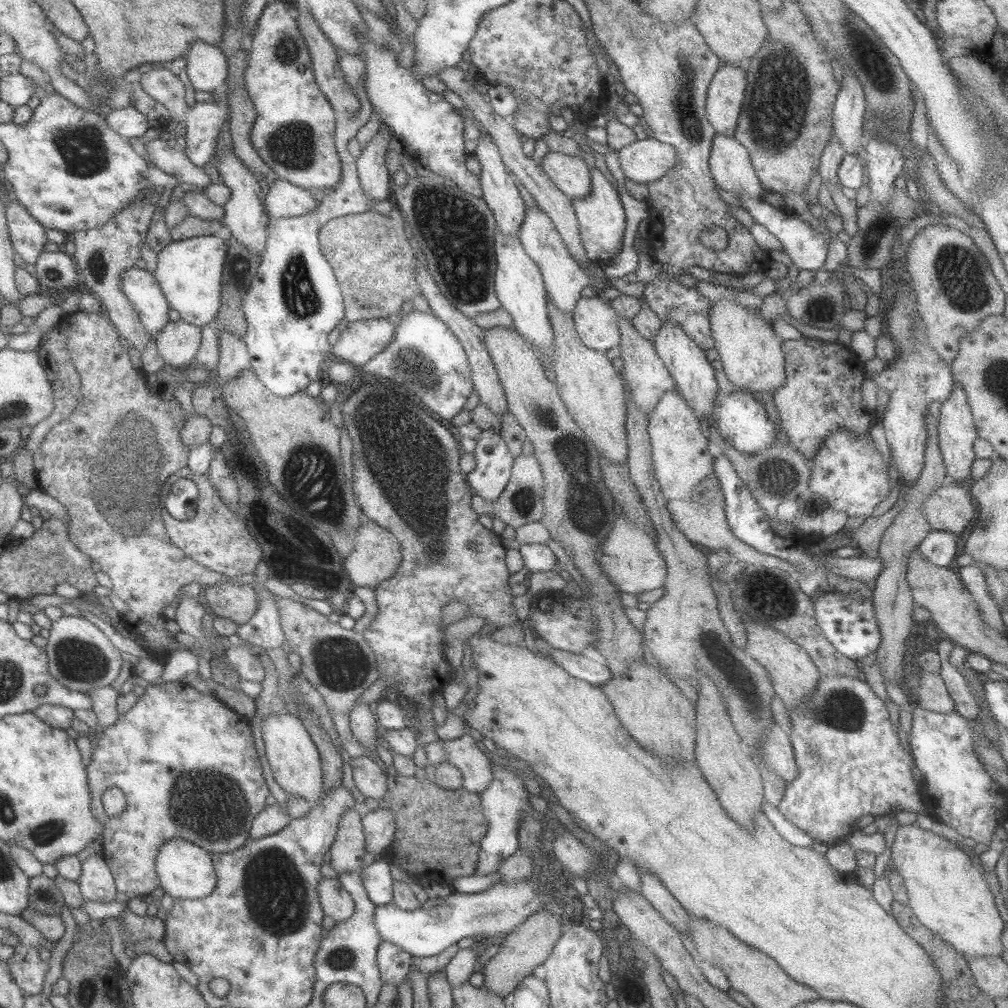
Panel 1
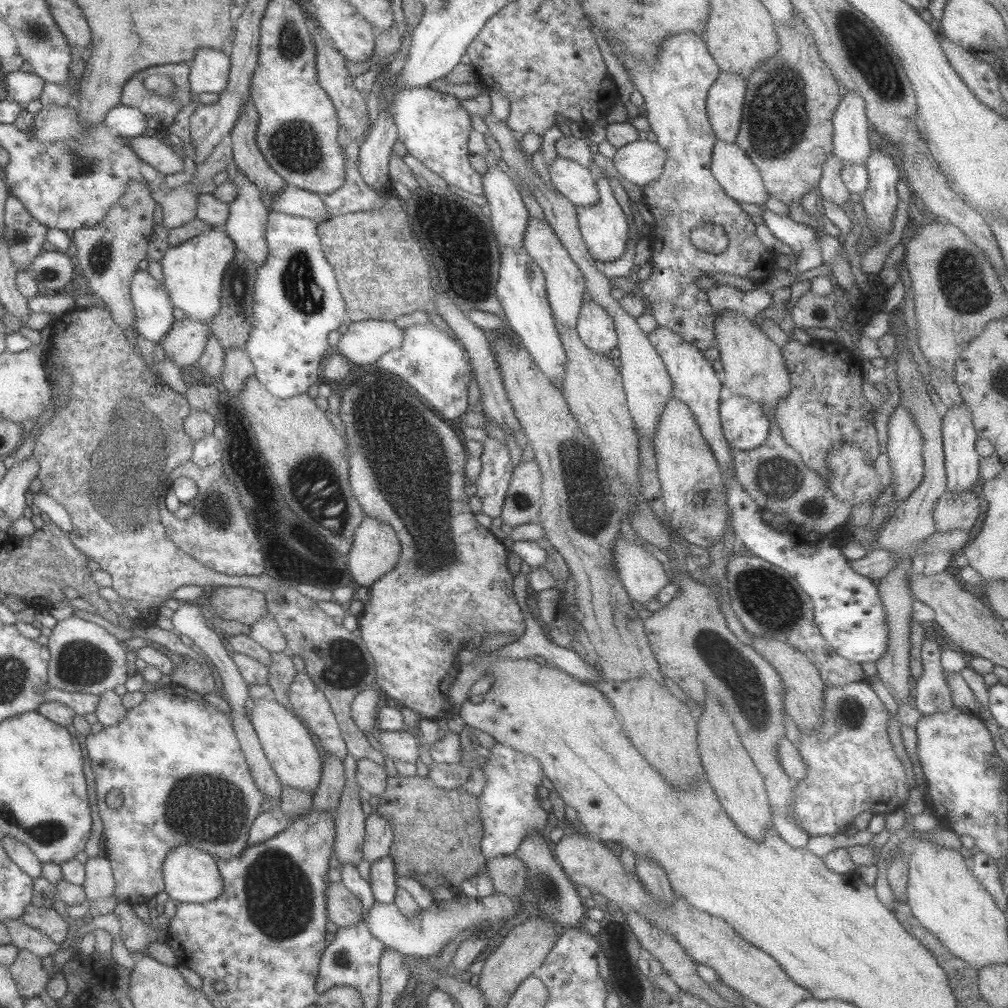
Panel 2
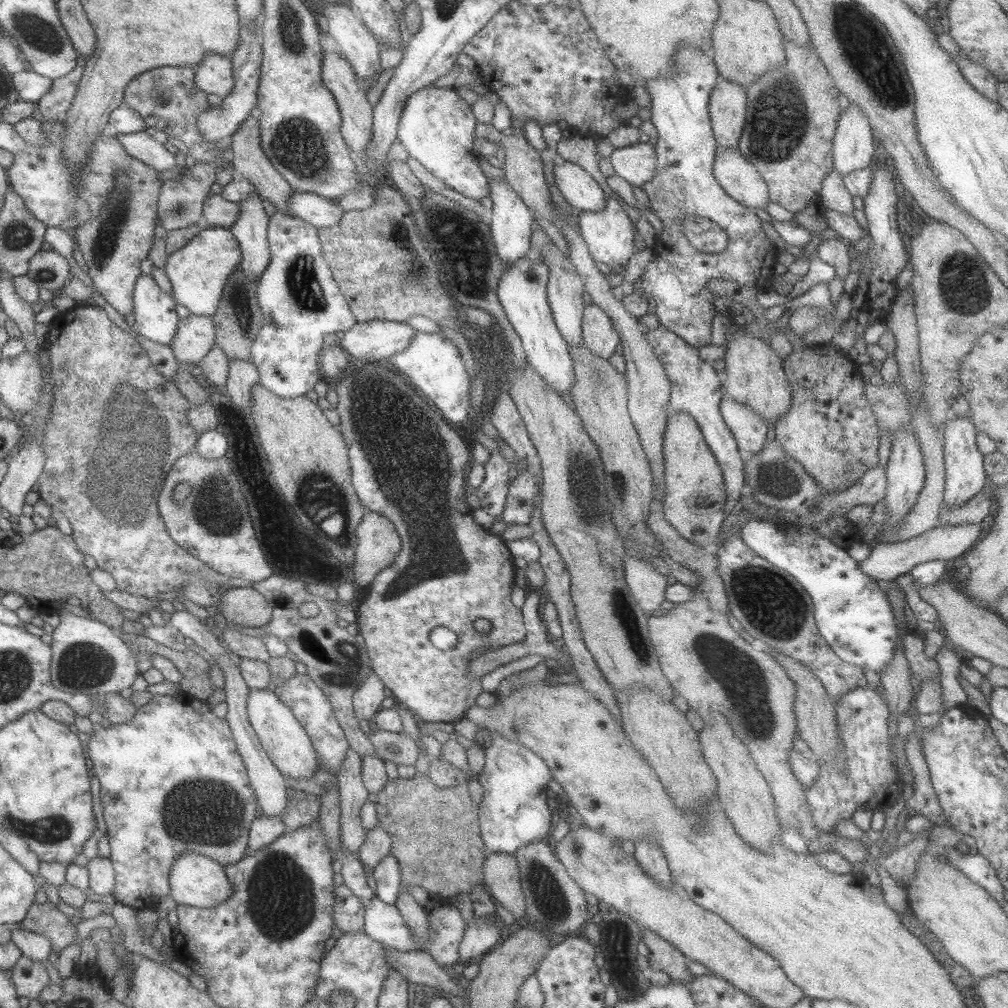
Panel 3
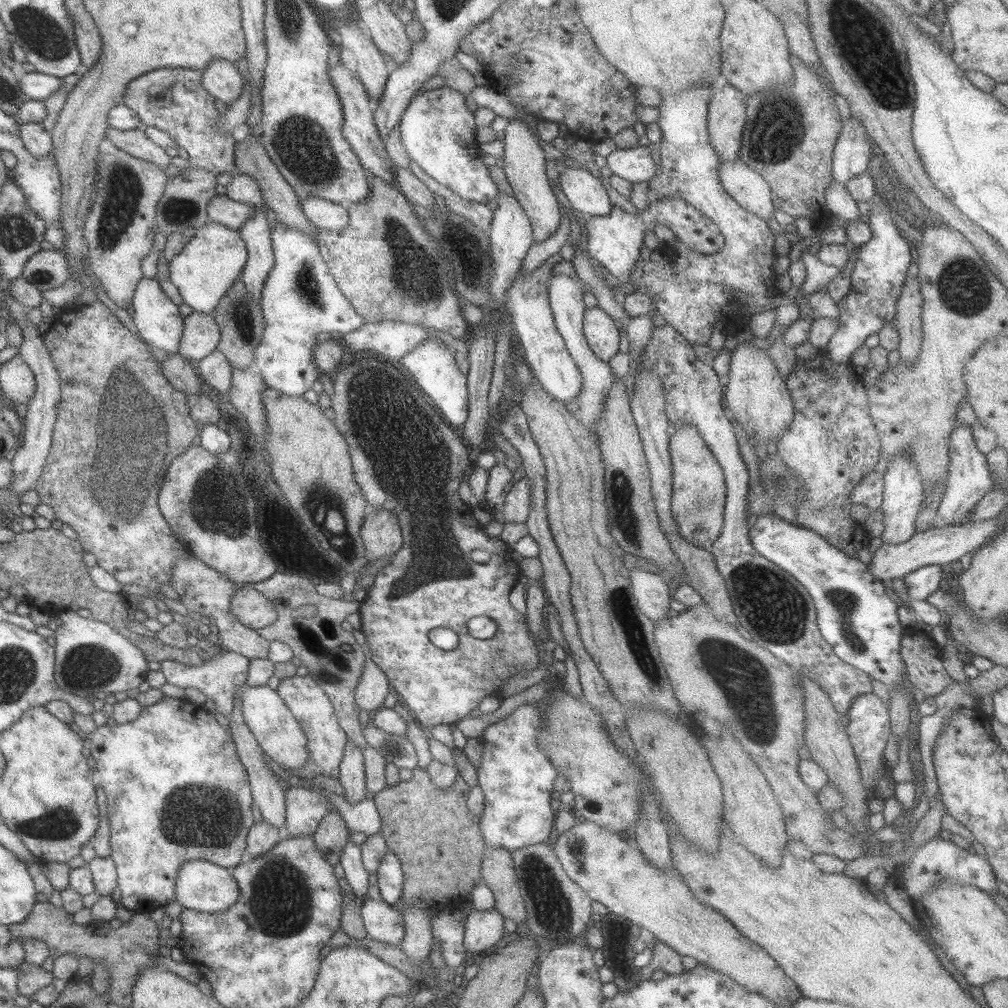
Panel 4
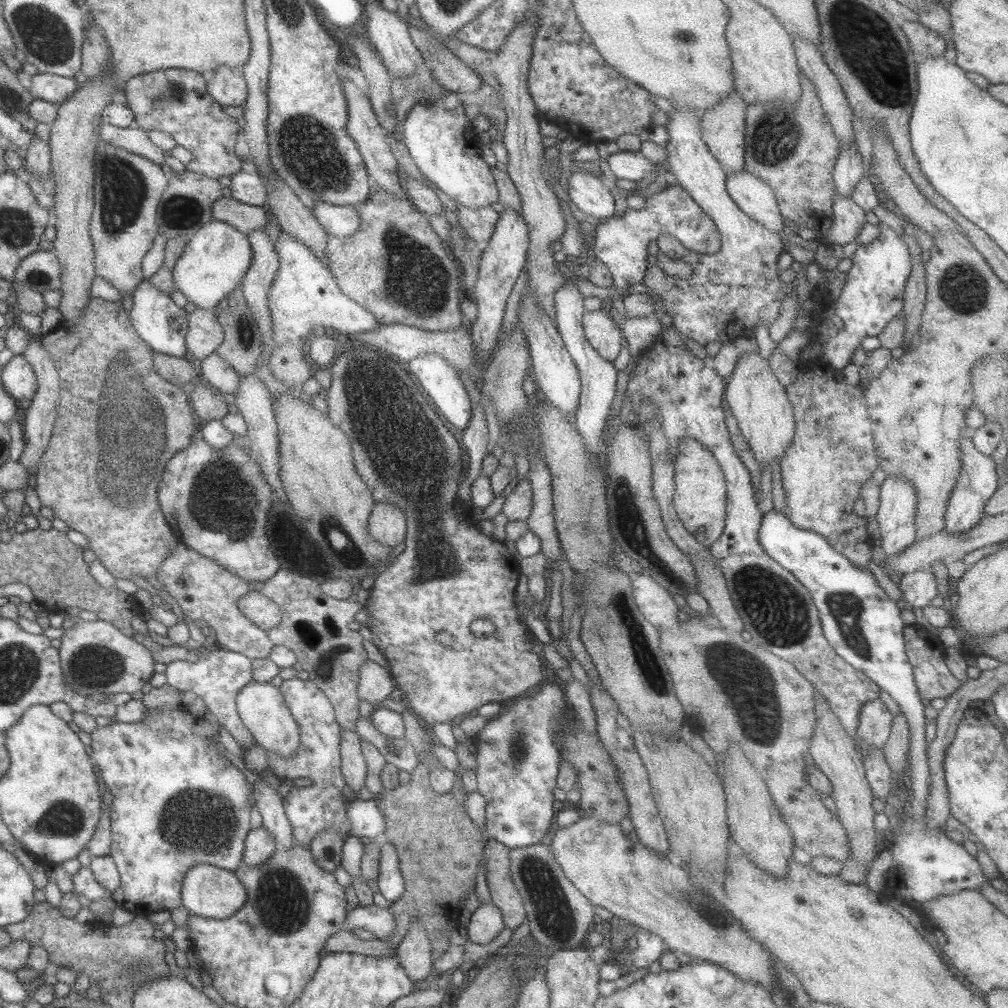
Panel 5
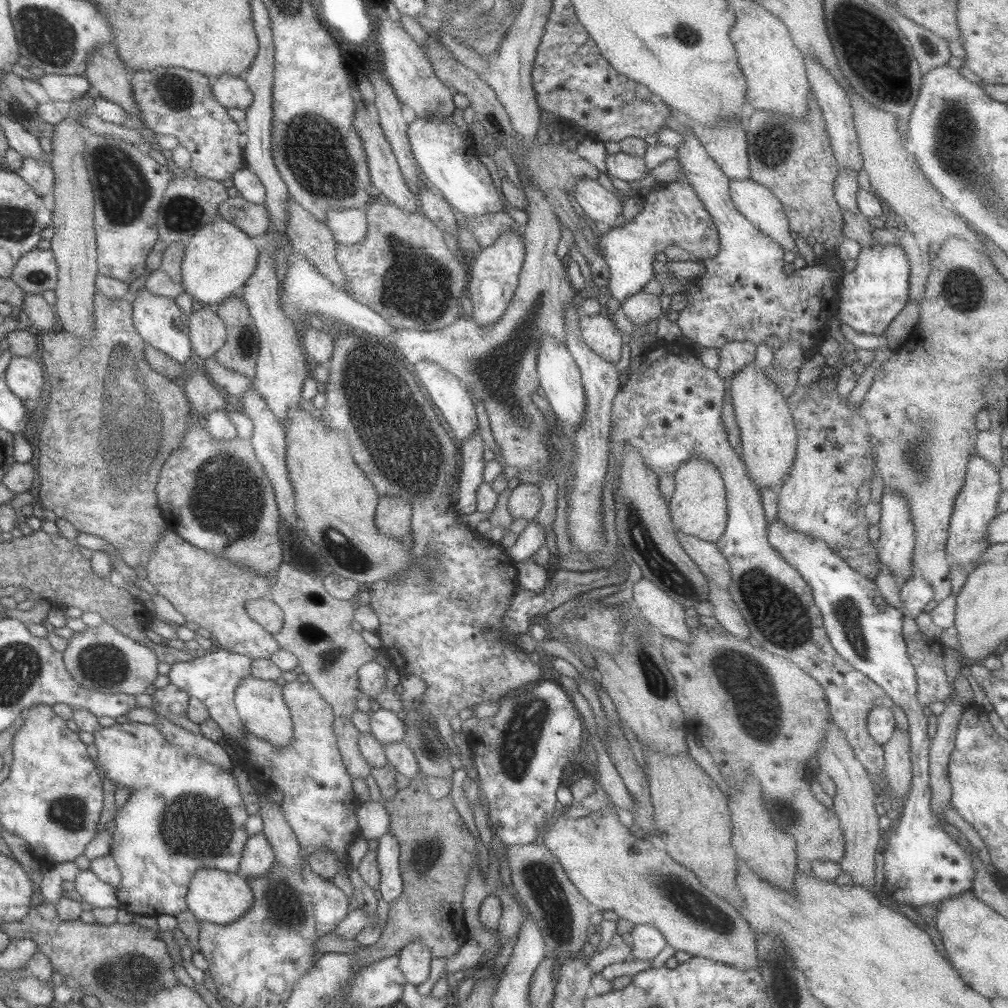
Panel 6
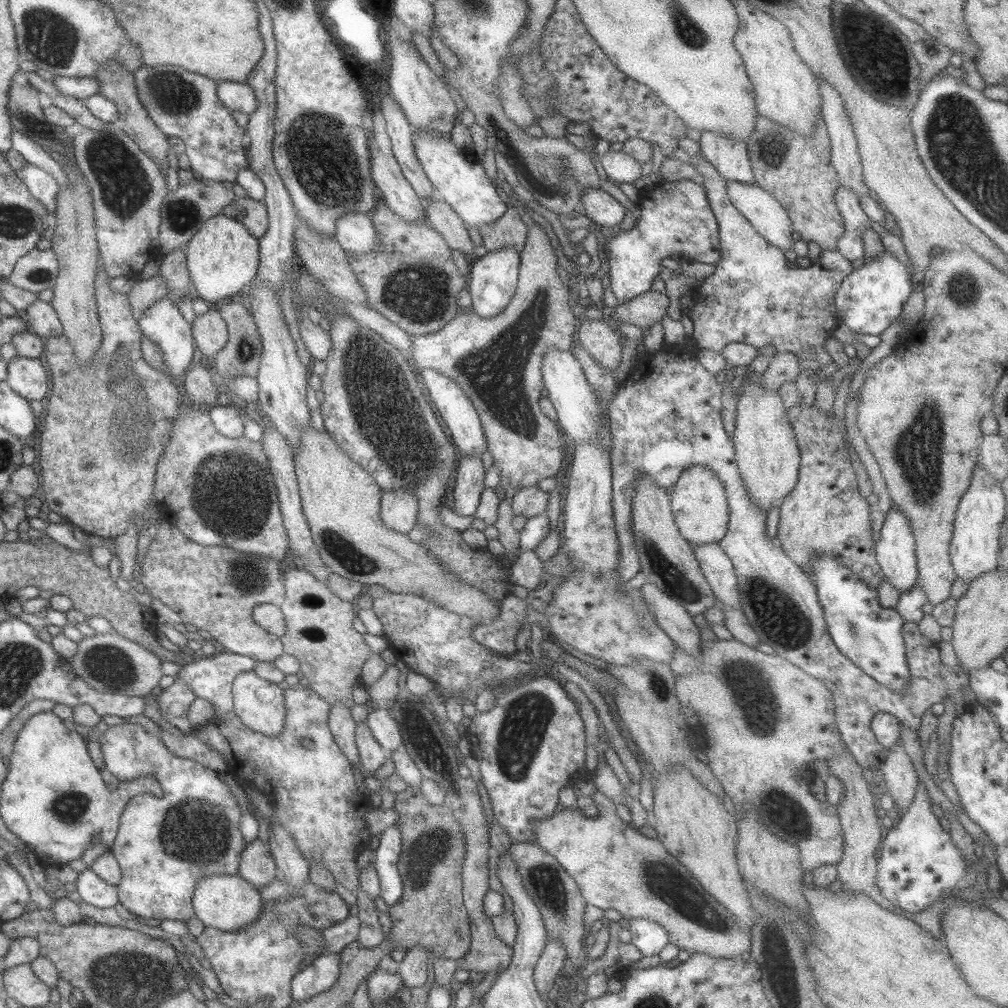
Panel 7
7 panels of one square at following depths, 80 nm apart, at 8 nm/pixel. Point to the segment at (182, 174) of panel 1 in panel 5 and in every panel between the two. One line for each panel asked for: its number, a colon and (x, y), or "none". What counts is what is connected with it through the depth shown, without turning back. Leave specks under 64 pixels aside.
2: (154, 152)
3: (139, 145)
4: (135, 142)
5: (133, 138)

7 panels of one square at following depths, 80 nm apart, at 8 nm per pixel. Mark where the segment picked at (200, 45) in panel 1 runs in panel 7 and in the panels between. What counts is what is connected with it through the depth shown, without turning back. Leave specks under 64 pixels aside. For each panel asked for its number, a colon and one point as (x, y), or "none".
2: (209, 71)
3: (214, 75)
4: (221, 79)
5: (228, 87)
6: (231, 91)
7: (236, 96)

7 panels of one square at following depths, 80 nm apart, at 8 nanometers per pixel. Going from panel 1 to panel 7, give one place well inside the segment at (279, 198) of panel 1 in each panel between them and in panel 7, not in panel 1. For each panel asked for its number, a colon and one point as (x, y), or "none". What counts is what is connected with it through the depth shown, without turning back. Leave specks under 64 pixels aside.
2: (295, 201)
3: (321, 212)
4: (322, 213)
5: (338, 220)
6: (349, 226)
7: (355, 232)

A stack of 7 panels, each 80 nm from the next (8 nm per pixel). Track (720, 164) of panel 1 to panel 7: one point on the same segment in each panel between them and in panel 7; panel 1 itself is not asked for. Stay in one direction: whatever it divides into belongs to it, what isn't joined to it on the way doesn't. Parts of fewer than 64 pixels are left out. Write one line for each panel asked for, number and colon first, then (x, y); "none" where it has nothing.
2: (737, 175)
3: (741, 180)
4: (747, 187)
5: (755, 197)
6: (757, 203)
7: (764, 212)

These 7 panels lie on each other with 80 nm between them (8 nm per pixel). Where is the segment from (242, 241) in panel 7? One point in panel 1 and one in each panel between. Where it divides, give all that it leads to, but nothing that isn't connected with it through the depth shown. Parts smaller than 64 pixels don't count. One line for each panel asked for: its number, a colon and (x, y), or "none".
1: (190, 271)
2: (193, 271)
3: (198, 271)
4: (213, 259)
5: (216, 258)
6: (219, 258)

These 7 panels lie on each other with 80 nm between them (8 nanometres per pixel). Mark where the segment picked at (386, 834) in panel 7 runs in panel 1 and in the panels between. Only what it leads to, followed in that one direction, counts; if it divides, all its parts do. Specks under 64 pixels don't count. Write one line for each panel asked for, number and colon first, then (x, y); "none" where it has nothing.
1: (377, 879)
2: (382, 873)
3: (387, 873)
4: (391, 879)
5: (391, 883)
6: (391, 886)

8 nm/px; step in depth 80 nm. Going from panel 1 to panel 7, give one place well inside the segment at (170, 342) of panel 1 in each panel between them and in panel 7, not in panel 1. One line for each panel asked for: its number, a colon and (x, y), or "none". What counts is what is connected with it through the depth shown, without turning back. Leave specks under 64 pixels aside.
2: (184, 343)
3: (195, 336)
4: (201, 335)
5: (205, 334)
6: (208, 333)
7: (210, 332)

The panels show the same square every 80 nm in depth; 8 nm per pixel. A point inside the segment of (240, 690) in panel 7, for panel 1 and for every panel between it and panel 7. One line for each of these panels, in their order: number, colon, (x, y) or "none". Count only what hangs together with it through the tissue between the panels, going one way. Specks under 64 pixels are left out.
1: (294, 759)
2: (288, 745)
3: (286, 742)
4: (275, 727)
5: (262, 708)
6: (260, 704)

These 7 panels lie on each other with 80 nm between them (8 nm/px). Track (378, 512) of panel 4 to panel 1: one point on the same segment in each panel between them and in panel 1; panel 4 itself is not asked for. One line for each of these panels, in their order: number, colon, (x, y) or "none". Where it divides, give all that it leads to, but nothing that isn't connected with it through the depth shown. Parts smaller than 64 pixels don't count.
1: (377, 554)
2: (376, 550)
3: (379, 544)

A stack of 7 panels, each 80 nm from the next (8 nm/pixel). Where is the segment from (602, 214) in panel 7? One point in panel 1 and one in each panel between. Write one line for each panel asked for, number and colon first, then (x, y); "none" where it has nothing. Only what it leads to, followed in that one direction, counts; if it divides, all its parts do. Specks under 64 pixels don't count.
1: (571, 175)
2: (573, 180)
3: (580, 189)
4: (587, 196)
5: (585, 189)
6: (597, 203)

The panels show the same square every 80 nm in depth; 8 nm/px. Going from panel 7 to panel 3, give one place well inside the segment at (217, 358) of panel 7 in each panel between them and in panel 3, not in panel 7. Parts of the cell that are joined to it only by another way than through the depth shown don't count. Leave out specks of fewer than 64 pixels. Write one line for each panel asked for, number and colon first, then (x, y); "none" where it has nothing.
3: (238, 321)
4: (241, 323)
5: (242, 346)
6: (240, 352)

